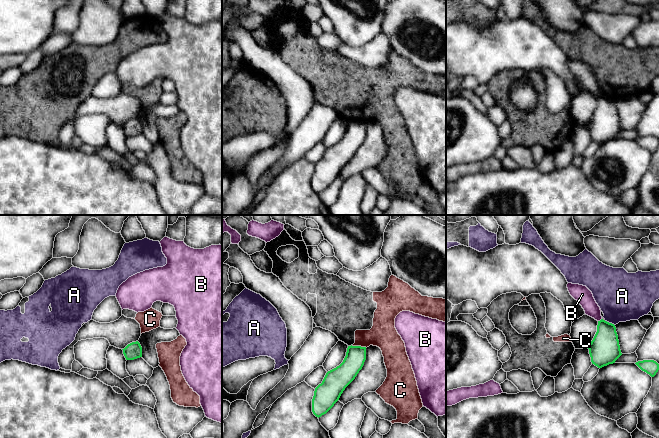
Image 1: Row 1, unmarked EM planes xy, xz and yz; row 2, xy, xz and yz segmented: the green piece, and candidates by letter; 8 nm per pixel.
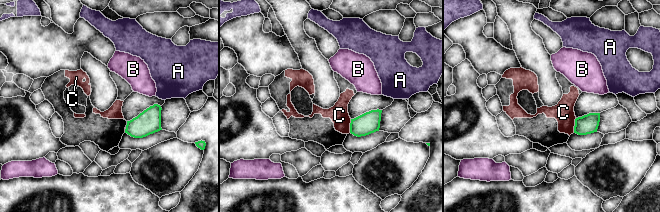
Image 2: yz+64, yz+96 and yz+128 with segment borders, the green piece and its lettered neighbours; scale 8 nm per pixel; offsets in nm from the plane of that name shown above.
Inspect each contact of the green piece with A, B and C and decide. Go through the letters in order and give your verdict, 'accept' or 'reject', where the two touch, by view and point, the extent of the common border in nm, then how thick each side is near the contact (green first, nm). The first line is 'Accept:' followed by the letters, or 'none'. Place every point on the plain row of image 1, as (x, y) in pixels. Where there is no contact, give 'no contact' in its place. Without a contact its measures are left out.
Accept: none
A: reject; meets green in yz at (608, 98); contact 100 nm long; 240 nm thick on the green side, 400 nm on the other
B: reject; meets green in yz at (600, 96); contact 40 nm long; 240 nm thick on the green side, 140 nm on the other
C: reject; meets green in xz at (359, 122); contact 130 nm long; 170 nm thick on the green side, 220 nm on the other

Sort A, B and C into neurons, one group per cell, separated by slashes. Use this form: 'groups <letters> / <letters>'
groups A C / B

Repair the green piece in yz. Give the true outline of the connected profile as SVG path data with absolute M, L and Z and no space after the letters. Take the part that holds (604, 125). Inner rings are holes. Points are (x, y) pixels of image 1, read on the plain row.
M603 95L598 97L597 108L586 124L598 144L615 139L622 131L615 101Z

